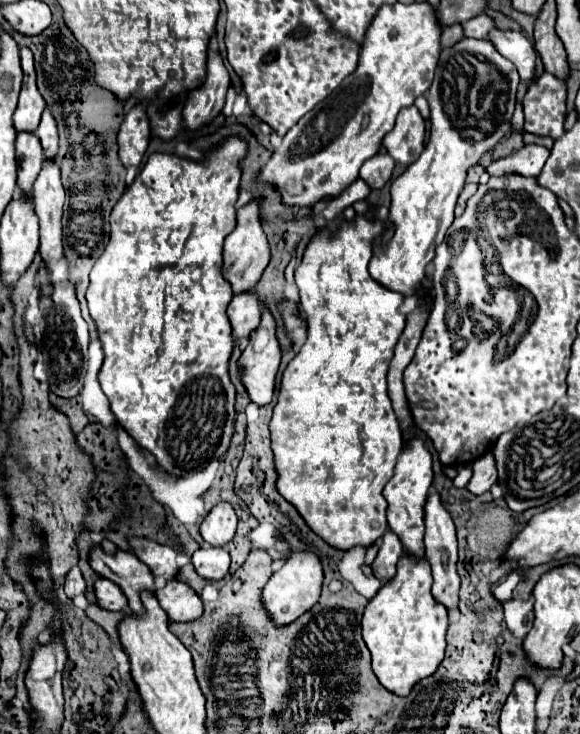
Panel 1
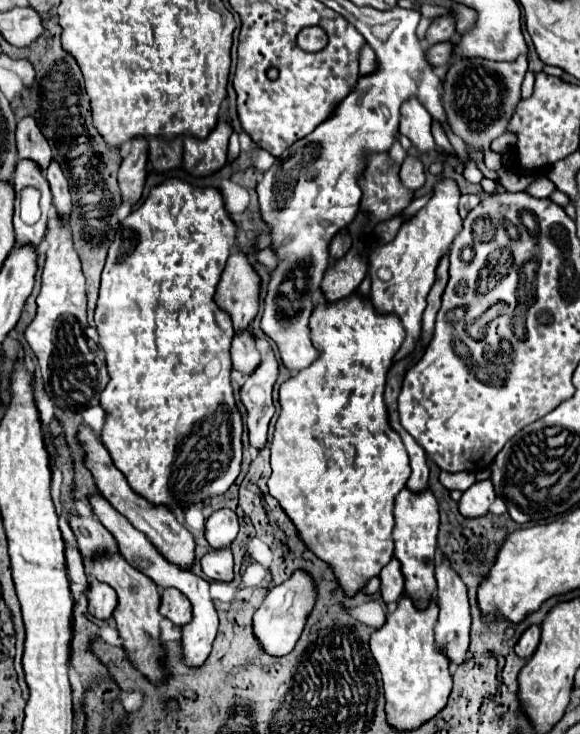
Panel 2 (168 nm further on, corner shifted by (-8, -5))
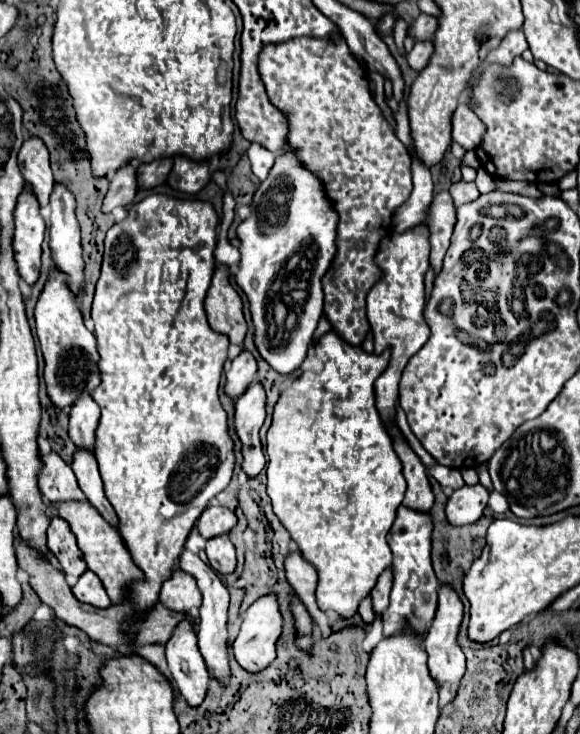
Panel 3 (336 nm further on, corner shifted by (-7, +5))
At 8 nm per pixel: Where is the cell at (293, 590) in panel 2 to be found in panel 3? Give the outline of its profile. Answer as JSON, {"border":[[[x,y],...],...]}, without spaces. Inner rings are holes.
{"border":[[[275,593],[263,595],[259,597],[245,613],[243,613],[243,625],[241,631],[237,635],[237,639],[233,641],[233,653],[235,659],[239,661],[239,665],[247,671],[261,671],[265,669],[273,659],[275,659],[275,649],[277,649],[277,641],[281,637],[283,631],[283,615],[279,611],[279,601]]]}

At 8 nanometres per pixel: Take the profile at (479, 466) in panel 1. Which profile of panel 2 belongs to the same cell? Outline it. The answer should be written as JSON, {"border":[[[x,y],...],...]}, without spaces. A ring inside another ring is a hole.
{"border":[[[490,479],[474,483],[470,489],[464,491],[462,499],[458,501],[458,511],[462,517],[468,517],[468,519],[482,517],[488,513],[488,507],[494,499],[496,499],[496,493]]]}

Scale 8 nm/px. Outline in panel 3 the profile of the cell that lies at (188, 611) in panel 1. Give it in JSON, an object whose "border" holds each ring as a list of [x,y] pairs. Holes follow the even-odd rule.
{"border":[[[173,571],[171,579],[167,579],[161,587],[159,601],[177,613],[189,613],[199,609],[201,605],[201,593],[199,587],[195,585],[193,577],[187,577],[187,573]]]}

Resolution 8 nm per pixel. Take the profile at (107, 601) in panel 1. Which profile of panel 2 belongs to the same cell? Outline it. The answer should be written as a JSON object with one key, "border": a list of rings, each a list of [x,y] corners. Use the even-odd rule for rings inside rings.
{"border":[[[90,579],[88,581],[88,611],[96,619],[110,619],[116,607],[116,593],[112,587]]]}

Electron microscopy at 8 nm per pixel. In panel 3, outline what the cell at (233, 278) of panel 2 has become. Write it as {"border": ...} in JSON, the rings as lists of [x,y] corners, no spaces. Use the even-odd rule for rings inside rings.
{"border":[[[217,265],[211,287],[205,299],[205,311],[211,329],[225,333],[231,343],[241,345],[247,333],[247,321],[243,315],[243,299],[229,281],[229,267]]]}

